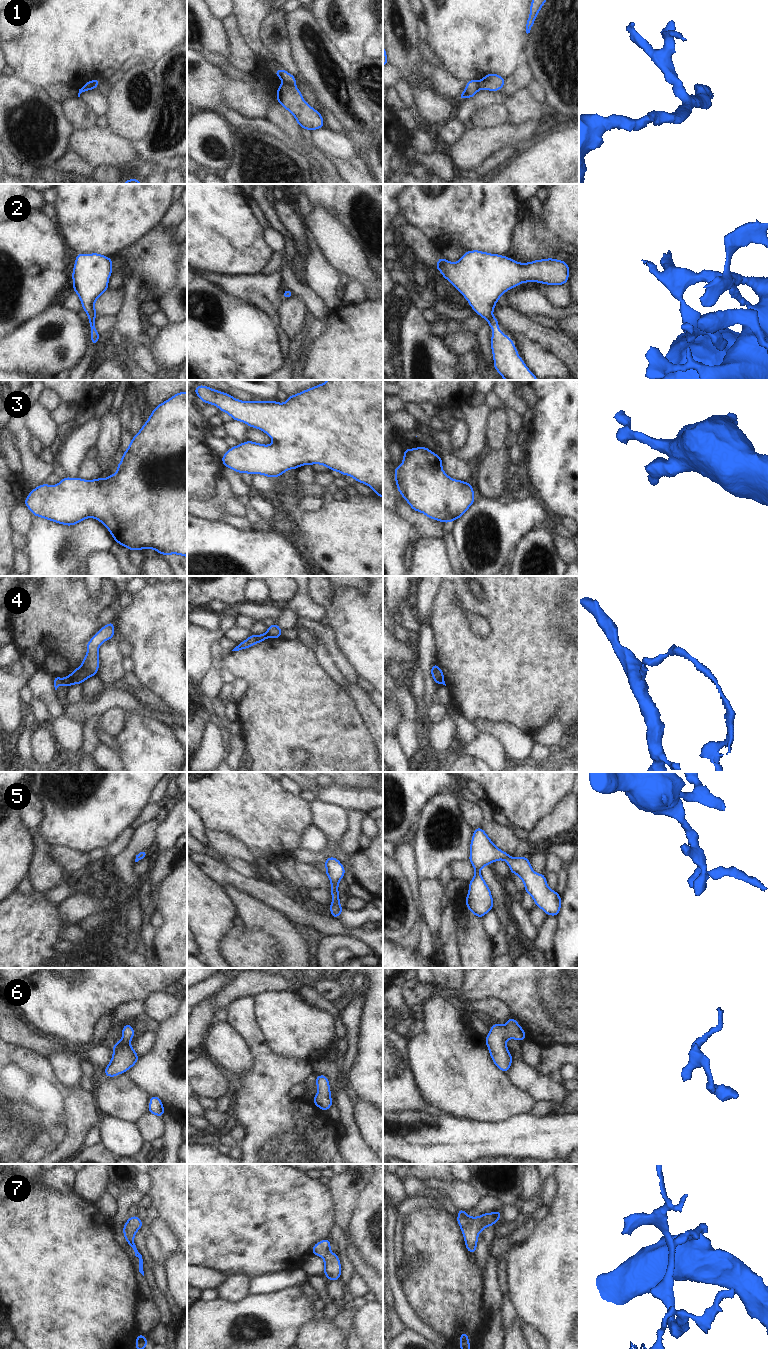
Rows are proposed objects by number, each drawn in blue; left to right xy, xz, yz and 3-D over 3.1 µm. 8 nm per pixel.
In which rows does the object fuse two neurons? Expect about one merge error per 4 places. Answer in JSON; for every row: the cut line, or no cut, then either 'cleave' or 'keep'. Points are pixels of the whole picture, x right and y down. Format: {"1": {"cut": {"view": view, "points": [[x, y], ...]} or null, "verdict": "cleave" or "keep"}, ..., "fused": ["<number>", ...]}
{"1": {"cut": {"view": "xy", "points": [[97, 83], [92, 82], [88, 87], [82, 87]]}, "verdict": "cleave"}, "2": {"cut": null, "verdict": "keep"}, "3": {"cut": null, "verdict": "keep"}, "4": {"cut": {"view": "xy", "points": [[69, 677], [73, 683]]}, "verdict": "cleave"}, "5": {"cut": null, "verdict": "keep"}, "6": {"cut": null, "verdict": "keep"}, "7": {"cut": null, "verdict": "keep"}, "fused": ["1", "4"]}

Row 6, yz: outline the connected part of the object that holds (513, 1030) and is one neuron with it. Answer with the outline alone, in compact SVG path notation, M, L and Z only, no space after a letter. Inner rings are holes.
M512 1016L504 1026L499 1023L492 1025L490 1033L484 1038L494 1064L505 1073L510 1068L513 1058L506 1046L507 1039L526 1039L524 1030Z

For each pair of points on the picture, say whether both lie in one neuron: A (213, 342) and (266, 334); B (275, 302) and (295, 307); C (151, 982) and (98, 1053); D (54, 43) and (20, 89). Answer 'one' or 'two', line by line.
A: one
B: two
C: two
D: two

